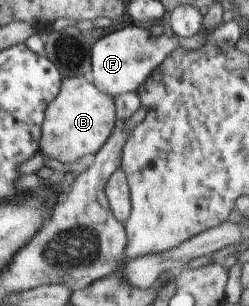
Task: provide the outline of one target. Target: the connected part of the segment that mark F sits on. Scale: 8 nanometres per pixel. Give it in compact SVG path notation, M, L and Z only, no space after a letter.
M126 26L121 30L116 30L96 42L90 50L91 73L89 79L92 79L94 86L102 94L110 95L110 98L122 94L122 92L135 92L144 85L144 80L156 72L178 48L186 50L198 50L206 44L209 34L199 33L192 37L181 37L174 35L172 38L163 34L154 36L142 26Z

